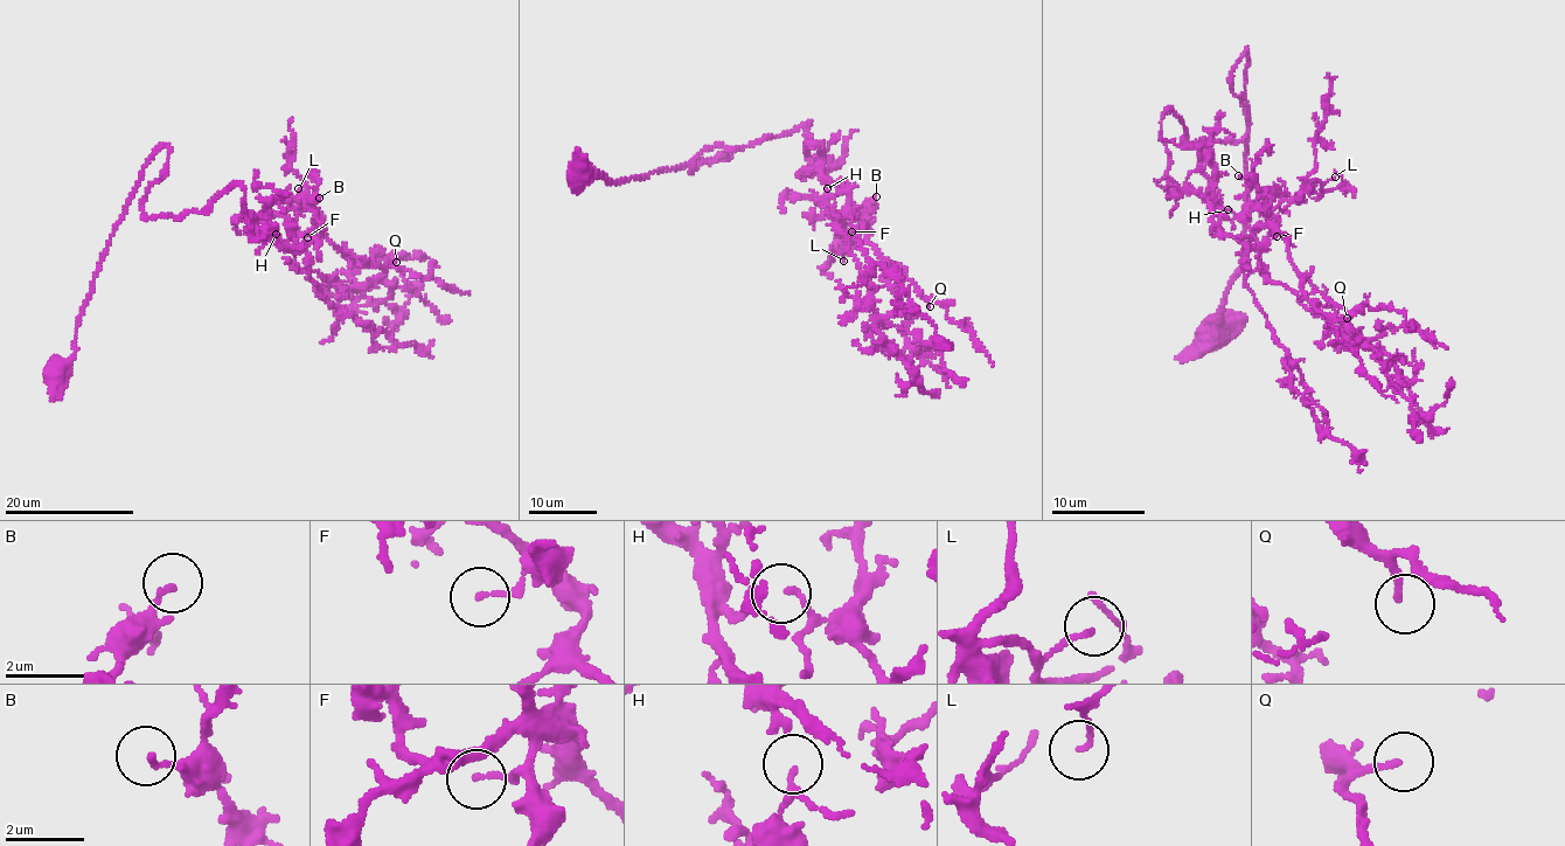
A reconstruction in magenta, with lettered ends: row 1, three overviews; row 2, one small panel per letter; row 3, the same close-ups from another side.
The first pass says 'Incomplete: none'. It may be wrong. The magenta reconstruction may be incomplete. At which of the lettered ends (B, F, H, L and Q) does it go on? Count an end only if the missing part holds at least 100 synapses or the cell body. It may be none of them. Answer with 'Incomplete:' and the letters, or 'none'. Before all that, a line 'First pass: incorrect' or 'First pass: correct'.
First pass: incorrect
Incomplete: Q

